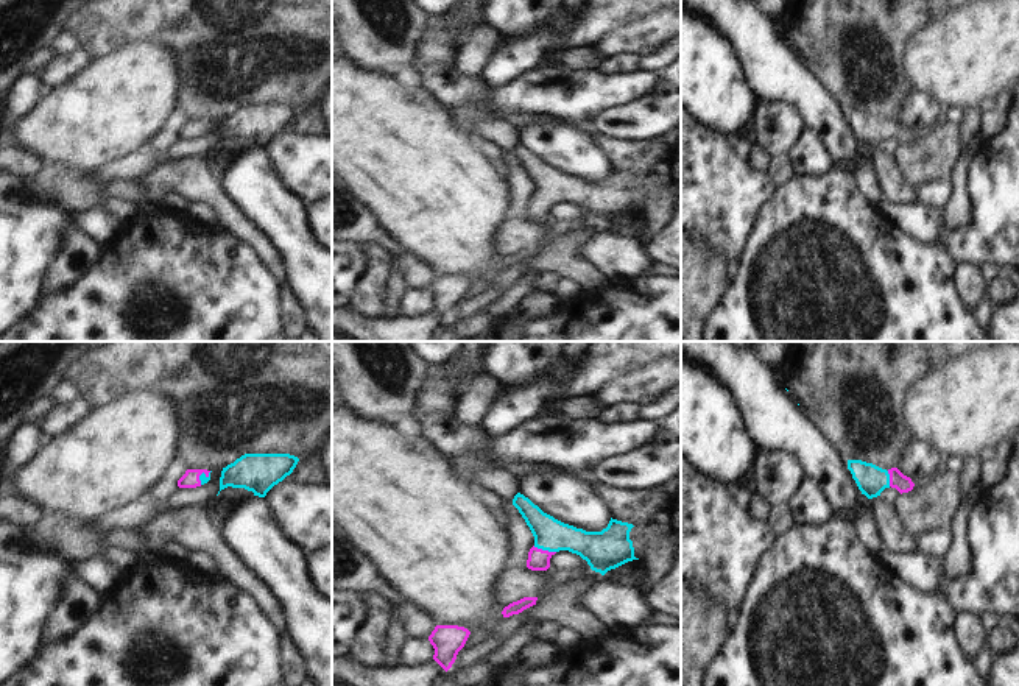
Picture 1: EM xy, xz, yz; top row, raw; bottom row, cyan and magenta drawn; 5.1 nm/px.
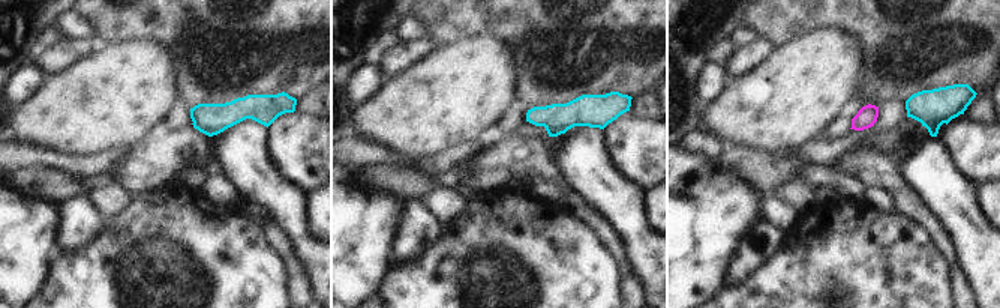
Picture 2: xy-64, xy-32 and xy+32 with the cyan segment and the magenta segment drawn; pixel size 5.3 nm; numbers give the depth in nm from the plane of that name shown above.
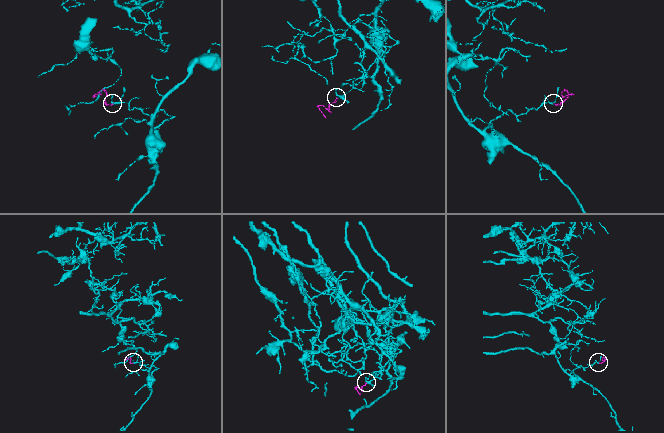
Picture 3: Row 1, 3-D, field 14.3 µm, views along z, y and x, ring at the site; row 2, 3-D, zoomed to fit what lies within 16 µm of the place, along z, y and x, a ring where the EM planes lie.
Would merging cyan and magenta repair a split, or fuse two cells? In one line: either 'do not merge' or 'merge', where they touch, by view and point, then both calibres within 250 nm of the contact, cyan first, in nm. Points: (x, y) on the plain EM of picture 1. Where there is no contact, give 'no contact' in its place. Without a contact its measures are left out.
merge | xz (544, 200) | 170/110 nm

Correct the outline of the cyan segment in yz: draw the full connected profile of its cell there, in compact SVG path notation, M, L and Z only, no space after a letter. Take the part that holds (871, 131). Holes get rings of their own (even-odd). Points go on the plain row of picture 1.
M848 111L848 120L852 125L859 140L868 150L880 147L885 139L896 139L901 145L913 140L915 134L897 118L882 120L862 111Z

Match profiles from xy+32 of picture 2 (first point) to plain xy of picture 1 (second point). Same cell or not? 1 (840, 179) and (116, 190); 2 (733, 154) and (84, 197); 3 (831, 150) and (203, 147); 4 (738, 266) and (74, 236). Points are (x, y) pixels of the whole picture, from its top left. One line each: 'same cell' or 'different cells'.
1: same cell
2: same cell
3: same cell
4: same cell

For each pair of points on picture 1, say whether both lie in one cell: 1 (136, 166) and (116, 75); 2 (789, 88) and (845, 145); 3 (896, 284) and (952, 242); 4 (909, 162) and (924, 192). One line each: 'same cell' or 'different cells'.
1: different cells
2: same cell
3: different cells
4: different cells

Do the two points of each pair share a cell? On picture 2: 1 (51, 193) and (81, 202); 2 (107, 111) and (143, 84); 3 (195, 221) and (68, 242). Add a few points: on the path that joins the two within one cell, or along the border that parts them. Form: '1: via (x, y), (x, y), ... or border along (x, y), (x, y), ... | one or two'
1: border along (84, 191), (74, 193), (57, 205) | two
2: via (116, 102), (134, 84) | one
3: border along (104, 220), (99, 230), (83, 245), (59, 251) | two

